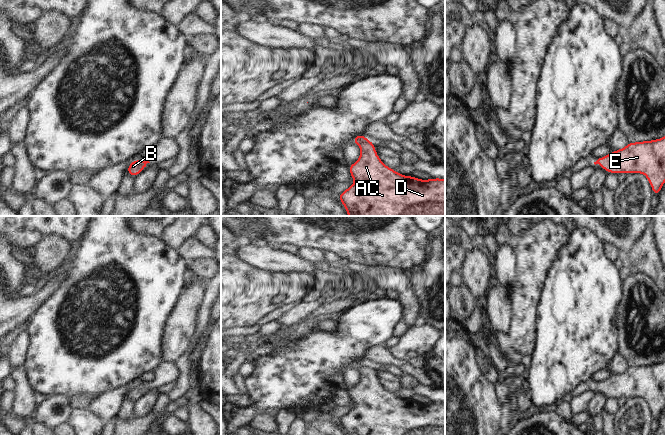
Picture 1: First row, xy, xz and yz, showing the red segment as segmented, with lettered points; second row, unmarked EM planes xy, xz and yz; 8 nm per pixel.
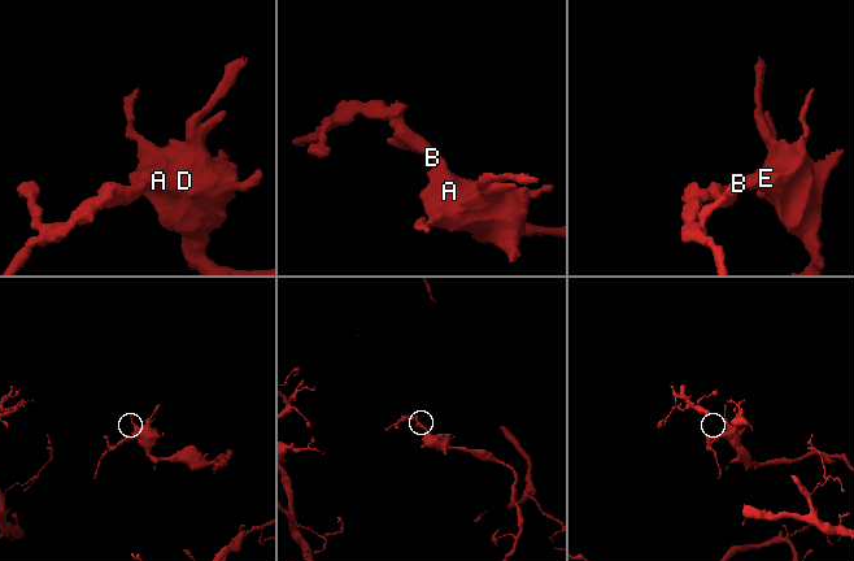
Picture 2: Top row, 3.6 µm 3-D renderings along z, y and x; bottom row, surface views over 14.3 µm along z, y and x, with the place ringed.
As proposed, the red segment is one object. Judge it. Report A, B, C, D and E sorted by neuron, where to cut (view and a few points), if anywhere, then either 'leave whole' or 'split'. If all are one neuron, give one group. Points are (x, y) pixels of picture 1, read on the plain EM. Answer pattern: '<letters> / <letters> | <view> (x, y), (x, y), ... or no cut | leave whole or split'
A B C D E | no cut | leave whole

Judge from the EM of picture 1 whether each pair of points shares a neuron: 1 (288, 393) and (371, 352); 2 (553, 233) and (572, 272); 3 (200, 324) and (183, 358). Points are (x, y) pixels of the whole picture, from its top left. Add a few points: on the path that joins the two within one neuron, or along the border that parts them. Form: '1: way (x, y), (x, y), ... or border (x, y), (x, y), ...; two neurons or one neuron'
1: border (382, 343), (368, 346), (364, 350), (362, 357); two neurons
2: border (571, 232), (550, 269); two neurons
3: way (197, 332), (188, 350); one neuron

